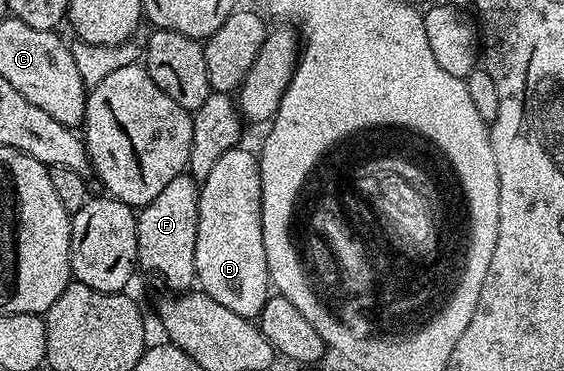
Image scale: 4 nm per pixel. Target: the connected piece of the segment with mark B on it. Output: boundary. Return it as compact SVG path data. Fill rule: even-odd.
M241 149L223 152L215 168L200 179L195 282L207 296L211 296L211 300L219 300L223 308L231 308L235 316L257 320L263 312L263 304L267 304L271 296L271 283L267 272L267 252L263 248L258 155Z

